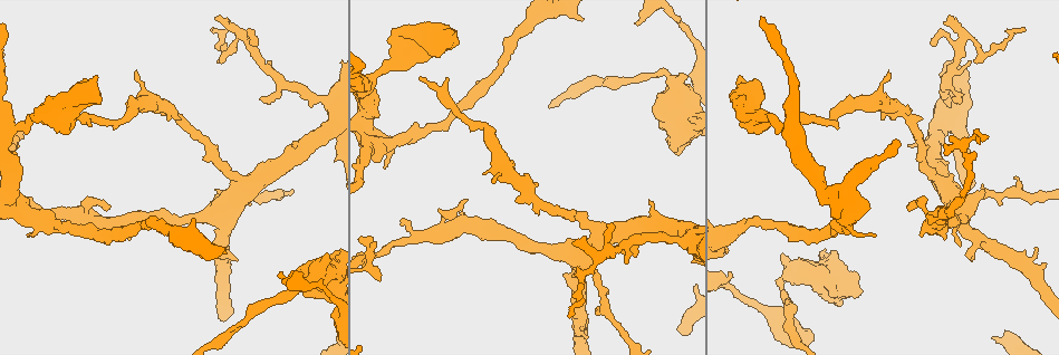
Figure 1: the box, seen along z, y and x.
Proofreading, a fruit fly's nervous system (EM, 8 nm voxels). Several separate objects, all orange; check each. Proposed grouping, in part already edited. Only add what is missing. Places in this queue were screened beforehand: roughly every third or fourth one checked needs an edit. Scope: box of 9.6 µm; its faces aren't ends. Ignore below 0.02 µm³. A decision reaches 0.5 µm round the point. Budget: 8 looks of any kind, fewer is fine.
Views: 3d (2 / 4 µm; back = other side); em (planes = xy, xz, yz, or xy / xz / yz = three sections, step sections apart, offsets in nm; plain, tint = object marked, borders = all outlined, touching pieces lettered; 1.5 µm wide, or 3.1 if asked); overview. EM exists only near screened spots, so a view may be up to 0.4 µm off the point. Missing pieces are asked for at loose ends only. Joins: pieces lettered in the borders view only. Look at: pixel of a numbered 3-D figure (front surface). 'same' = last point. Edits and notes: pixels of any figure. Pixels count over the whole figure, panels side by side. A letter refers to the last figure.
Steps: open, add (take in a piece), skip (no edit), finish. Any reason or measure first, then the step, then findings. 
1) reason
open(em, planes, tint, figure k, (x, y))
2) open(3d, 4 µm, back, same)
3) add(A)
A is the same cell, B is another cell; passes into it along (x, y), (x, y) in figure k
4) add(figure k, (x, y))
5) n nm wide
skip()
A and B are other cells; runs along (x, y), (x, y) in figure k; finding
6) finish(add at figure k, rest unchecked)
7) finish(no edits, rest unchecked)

long arm stops here
open(em, yz, step 4, borders, figure 1, (638, 25))

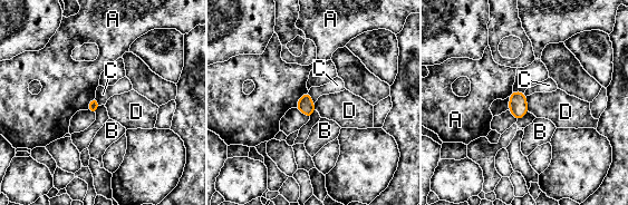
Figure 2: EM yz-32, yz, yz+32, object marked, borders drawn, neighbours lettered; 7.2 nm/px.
open(em, xz, step 4, borders, same)

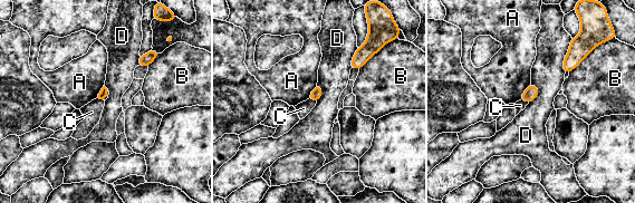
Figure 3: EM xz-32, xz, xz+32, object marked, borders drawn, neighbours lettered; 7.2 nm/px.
D touches over 260 nm
skip()
A, B, C and D are other cells; border along (571, 38), (563, 61), (564, 73) in figure 3; none of them fits

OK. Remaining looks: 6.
thick end
open(3d, 2 µm, figure 1, (94, 78))

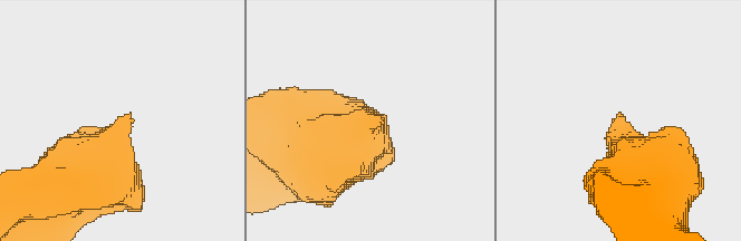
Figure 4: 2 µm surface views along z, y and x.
need the tissue
open(em, planes, tint, figure 4, (616, 117))

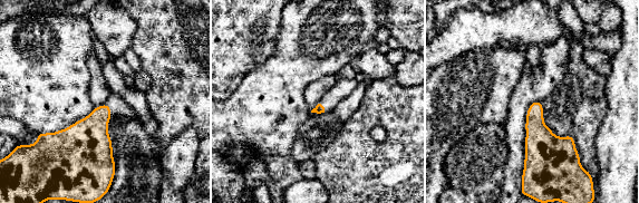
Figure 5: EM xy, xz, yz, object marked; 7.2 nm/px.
open(em, planes, borders, same)

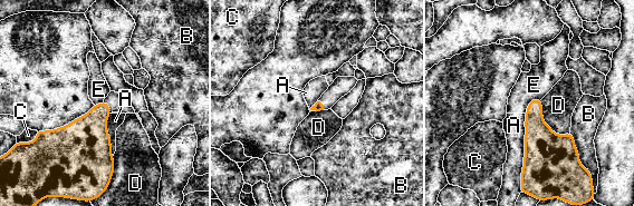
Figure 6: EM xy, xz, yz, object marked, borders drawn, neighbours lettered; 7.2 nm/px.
skip()
A, B, C, D and E are other cells; border along (540, 98), (534, 98), (525, 113) in figure 6; none of them fits

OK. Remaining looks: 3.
free end
open(em, xz, step 8, tint, figure 1, (394, 29))

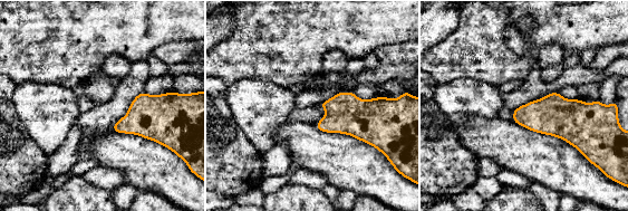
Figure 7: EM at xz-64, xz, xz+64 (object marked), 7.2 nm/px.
another direction
open(em, planes, borders, same)

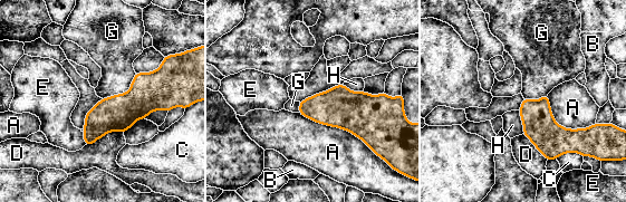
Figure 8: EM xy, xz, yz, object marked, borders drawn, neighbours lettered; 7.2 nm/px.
skip()
A, B, C, D, E, G and H are other cells; border along (518, 111), (523, 133) in figure 8; no lettered piece goes on from it

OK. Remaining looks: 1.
finish(no edits, rest unchecked)

